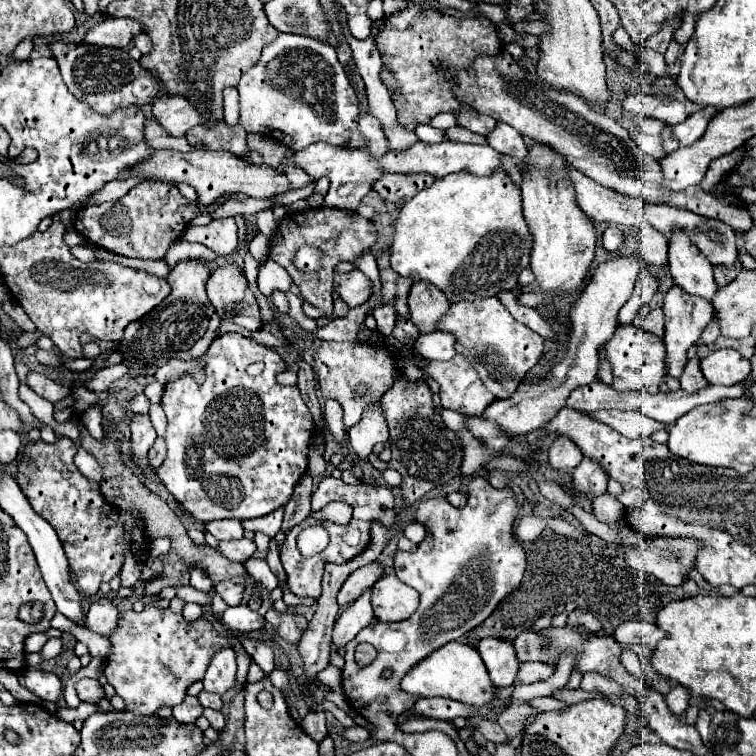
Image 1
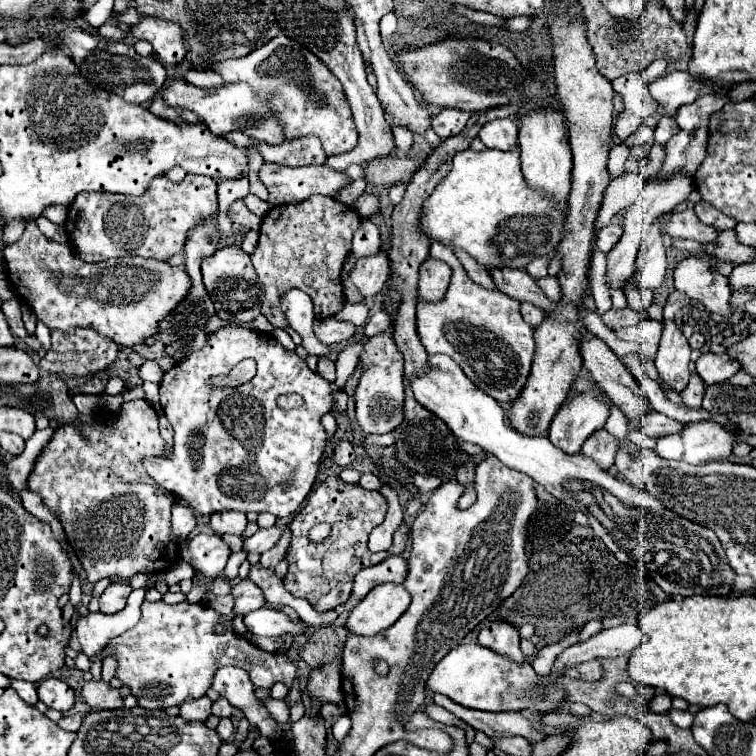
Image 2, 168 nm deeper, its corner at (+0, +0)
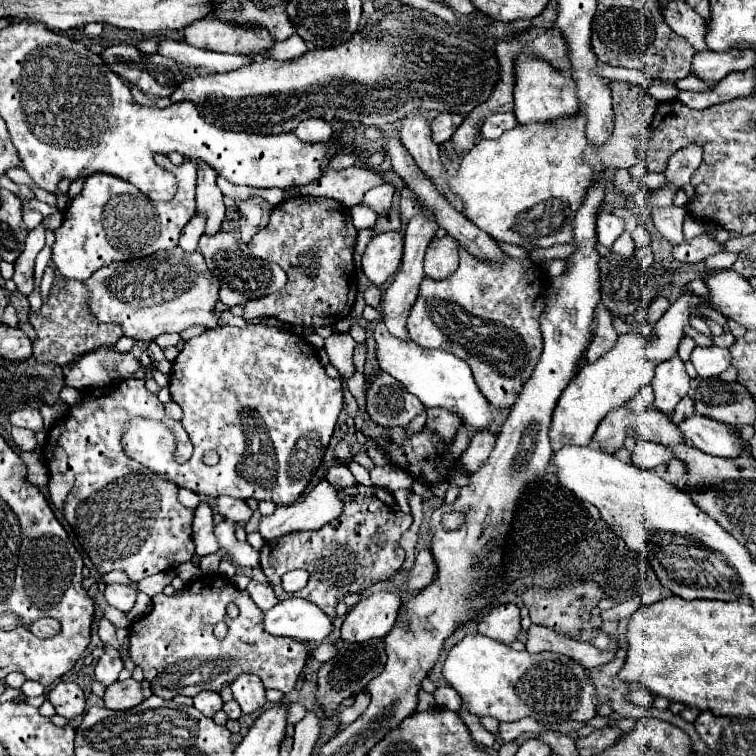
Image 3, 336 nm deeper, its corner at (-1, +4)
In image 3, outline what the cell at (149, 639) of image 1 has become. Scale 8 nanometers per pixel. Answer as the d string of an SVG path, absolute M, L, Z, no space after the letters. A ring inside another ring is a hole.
M204 575L190 585L180 595L166 597L158 593L152 597L152 609L130 625L130 659L136 667L144 671L144 679L150 683L154 695L164 699L174 699L176 695L194 697L200 691L220 691L228 683L232 683L240 673L254 673L262 679L266 689L278 689L282 693L290 693L296 685L296 679L308 659L306 647L288 637L274 637L262 627L262 611L252 603L246 591L238 591L230 579L222 575ZM228 603L236 603L240 615L236 619L226 617ZM218 621L226 621L228 635L224 639L216 639L212 635L212 627Z

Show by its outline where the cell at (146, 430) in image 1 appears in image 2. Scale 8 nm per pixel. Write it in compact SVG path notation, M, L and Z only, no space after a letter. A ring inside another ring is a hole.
M133 399L117 411L101 407L93 423L75 421L61 425L35 461L29 487L41 495L49 511L61 521L67 541L91 583L105 577L129 579L137 573L161 573L179 561L179 545L171 537L171 507L175 497L143 471L143 459L163 455L166 445L159 435L155 409L145 399Z

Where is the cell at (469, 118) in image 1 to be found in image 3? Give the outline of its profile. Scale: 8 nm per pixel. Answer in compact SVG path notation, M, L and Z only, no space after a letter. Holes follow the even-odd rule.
M438 113L434 117L434 121L430 123L430 129L432 129L432 139L436 143L444 143L450 139L450 135L456 131L456 127L462 123L462 115L456 115L456 113Z

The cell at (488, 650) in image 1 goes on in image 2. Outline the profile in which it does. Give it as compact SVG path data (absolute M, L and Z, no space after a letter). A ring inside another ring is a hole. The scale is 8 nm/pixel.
M491 621L479 631L479 643L501 655L511 657L517 663L525 661L525 655L519 649L519 629L511 627L507 621Z

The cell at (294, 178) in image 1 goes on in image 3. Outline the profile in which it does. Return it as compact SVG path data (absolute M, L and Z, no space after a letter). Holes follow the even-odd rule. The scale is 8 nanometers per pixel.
M306 119L298 123L294 135L304 143L328 143L332 137L332 129L324 119Z

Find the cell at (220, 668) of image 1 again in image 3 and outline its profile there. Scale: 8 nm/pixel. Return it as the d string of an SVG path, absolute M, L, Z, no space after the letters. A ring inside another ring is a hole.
M252 673L238 675L230 683L230 689L236 703L242 707L242 713L254 713L266 705L266 689L262 687L262 681Z

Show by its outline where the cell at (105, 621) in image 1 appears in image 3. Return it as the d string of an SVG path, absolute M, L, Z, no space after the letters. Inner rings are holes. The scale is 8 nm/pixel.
M120 583L108 585L104 591L104 597L106 597L108 605L112 605L124 613L128 613L136 601L136 593L128 585L120 585Z

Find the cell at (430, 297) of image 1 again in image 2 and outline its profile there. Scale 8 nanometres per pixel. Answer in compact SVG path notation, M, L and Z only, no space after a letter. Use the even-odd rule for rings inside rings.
M427 257L419 271L419 299L425 301L439 301L443 299L451 279L451 267L441 261Z

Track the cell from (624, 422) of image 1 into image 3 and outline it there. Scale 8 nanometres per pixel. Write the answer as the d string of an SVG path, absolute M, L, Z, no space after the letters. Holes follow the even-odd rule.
M694 413L692 417L680 421L678 429L682 431L684 439L692 441L692 445L696 449L700 449L708 455L718 455L718 457L740 455L738 439L728 431L728 427L724 423L718 423L700 413Z

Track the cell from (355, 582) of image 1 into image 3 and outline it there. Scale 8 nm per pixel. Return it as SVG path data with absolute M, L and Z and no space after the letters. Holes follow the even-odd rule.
M420 551L416 553L414 557L414 565L410 567L410 571L406 573L406 581L402 585L396 585L392 579L390 583L400 591L418 591L422 587L426 587L428 583L432 583L432 577L434 577L434 571L436 571L436 565L432 561L432 555L428 551Z

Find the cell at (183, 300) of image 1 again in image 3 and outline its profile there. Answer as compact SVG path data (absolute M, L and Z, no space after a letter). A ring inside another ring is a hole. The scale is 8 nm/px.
M198 163L198 191L196 191L196 211L206 217L204 235L216 235L224 221L224 201L216 185L216 171L206 163Z

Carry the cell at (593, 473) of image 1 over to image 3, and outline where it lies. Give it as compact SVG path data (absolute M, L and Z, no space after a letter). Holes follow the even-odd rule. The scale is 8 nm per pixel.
M622 405L622 407L618 407L618 409L614 409L612 413L608 413L608 415L600 421L600 425L598 425L592 441L594 441L604 453L616 453L616 451L624 445L624 439L626 439L626 435L628 435L628 429L630 429L630 425L634 425L634 423L636 423L636 413L630 413L630 411L624 409L624 405Z

